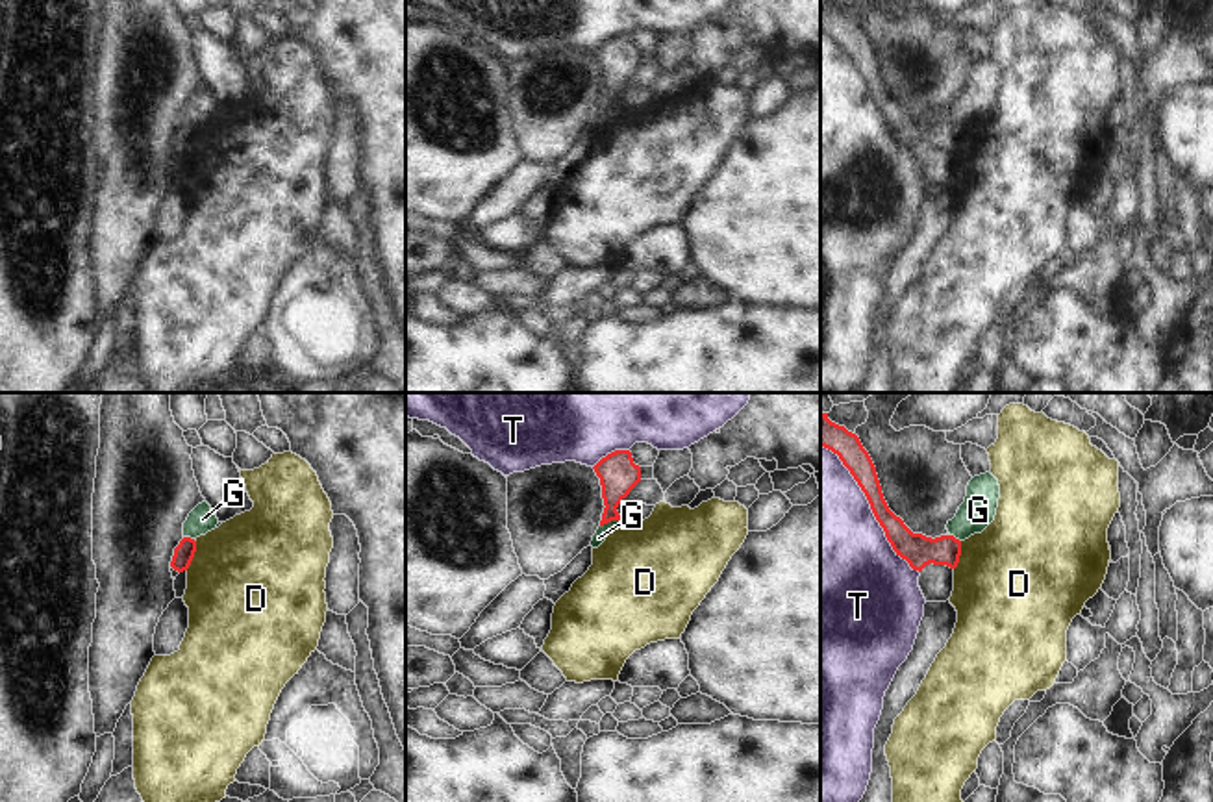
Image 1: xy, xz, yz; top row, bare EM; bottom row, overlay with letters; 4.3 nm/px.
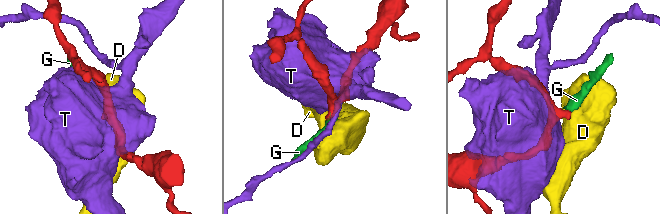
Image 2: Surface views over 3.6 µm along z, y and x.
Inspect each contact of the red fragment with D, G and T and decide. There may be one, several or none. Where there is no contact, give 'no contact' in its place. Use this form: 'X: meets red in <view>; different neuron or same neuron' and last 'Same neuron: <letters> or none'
D: meets red in xy; different neuron
G: meets red in xz; different neuron
T: meets red in yz; different neuron
Same neuron: none

